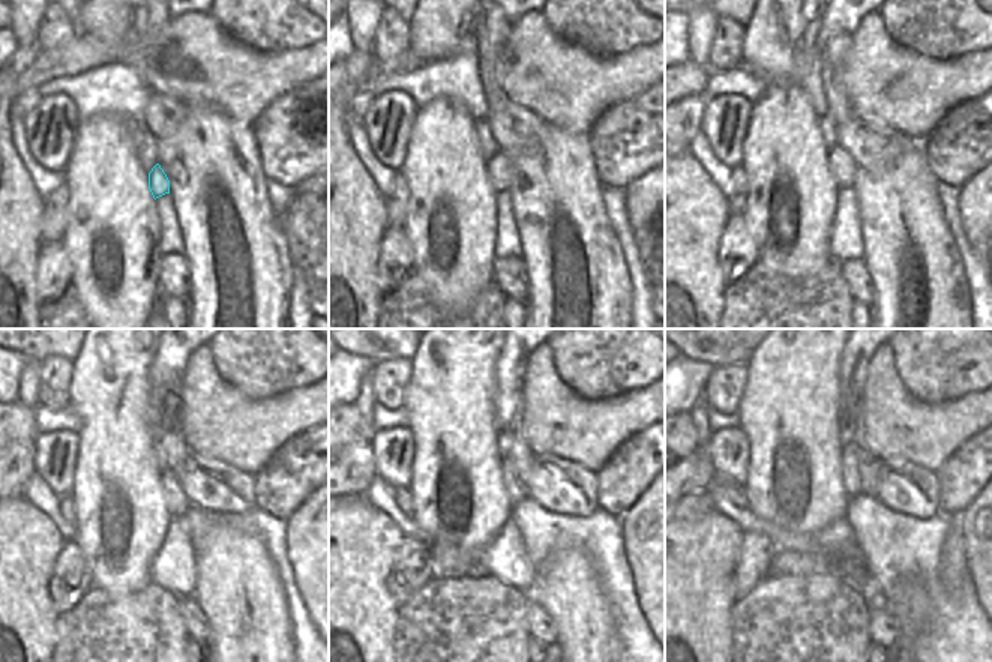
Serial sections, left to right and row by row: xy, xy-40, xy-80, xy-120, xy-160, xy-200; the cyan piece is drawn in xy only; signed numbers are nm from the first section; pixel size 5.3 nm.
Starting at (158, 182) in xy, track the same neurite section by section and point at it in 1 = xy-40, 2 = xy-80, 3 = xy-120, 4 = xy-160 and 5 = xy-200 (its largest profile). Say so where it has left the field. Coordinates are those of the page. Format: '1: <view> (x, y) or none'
1: xy-40 (499, 167)
2: xy-80 (842, 167)
3: xy-120 (176, 502)
4: xy-160 (514, 485)
5: xy-200 (850, 472)

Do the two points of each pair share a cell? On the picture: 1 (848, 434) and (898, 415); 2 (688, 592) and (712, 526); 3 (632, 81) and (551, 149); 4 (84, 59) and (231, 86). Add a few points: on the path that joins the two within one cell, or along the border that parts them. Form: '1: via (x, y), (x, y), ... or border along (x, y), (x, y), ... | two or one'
1: border along (865, 383), (863, 413), (859, 418) | two
2: via (688, 575), (688, 566), (712, 542) | one
3: border along (547, 122), (568, 132), (589, 134) | two
4: via (120, 53), (137, 53), (162, 77), (195, 81) | one

